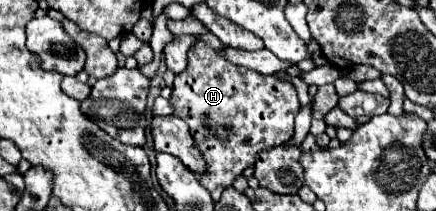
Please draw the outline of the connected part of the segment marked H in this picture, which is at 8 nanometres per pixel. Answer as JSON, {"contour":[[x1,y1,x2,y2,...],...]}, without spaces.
{"contour":[[211,33,201,35,197,45,193,45,189,53,187,69,175,77,173,95,169,99,173,105,173,115,181,117,189,125,195,147,201,151,201,157,205,161,205,171,199,175,199,183,209,193,213,193,217,187,231,189,233,181,243,173,243,169,255,163,259,151,289,141,293,135,293,119,301,109,301,103,297,99,297,89,293,87,293,83,285,79,277,79,273,75,255,73,247,67,231,65,229,61,217,57,217,51,221,47,223,45,215,35]]}

